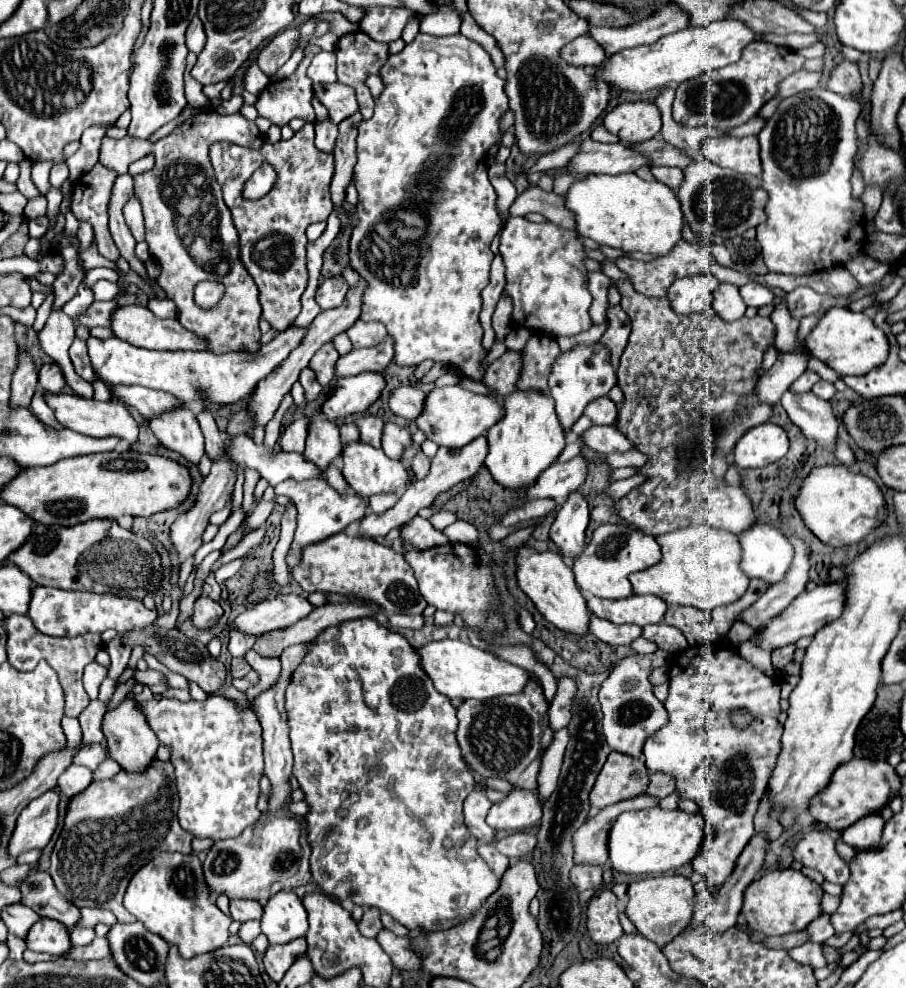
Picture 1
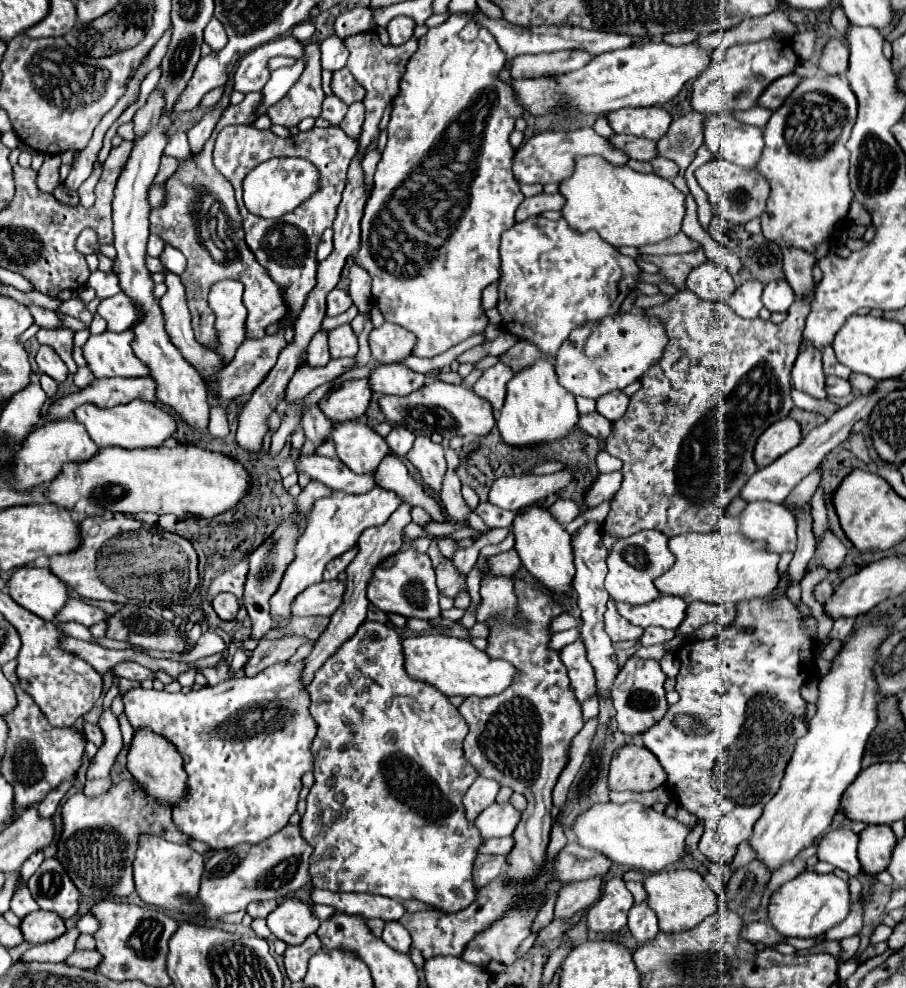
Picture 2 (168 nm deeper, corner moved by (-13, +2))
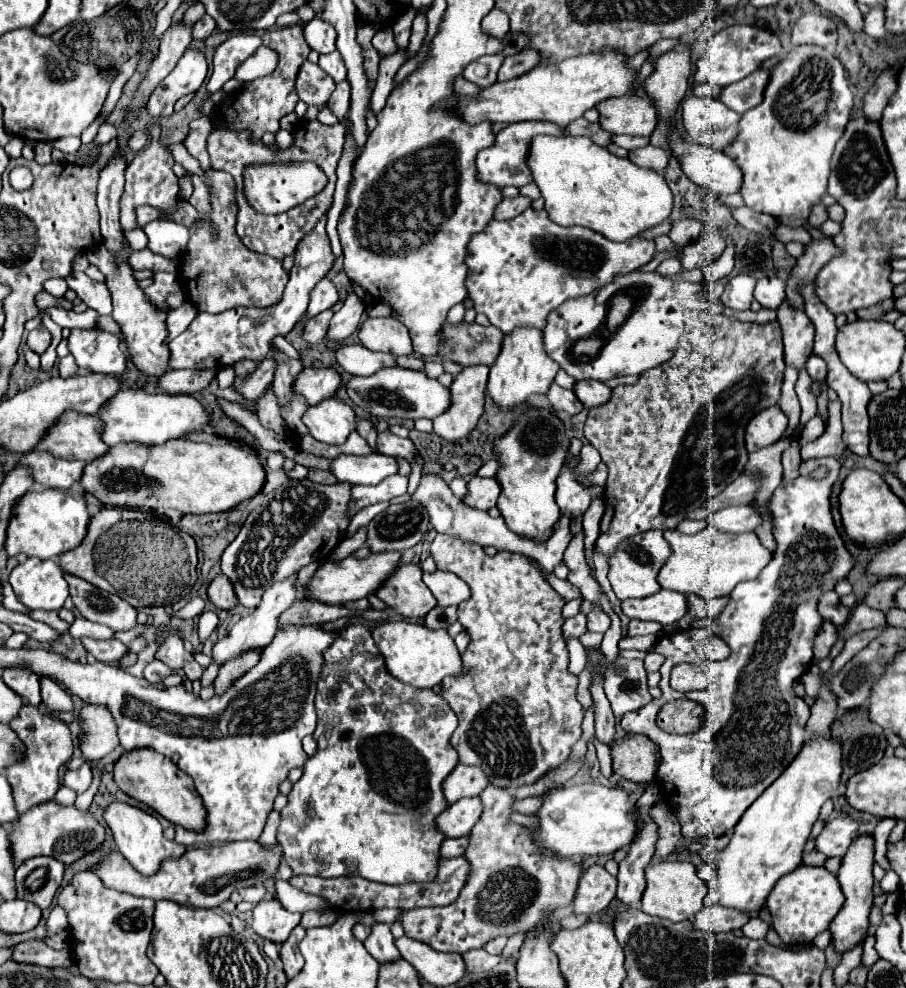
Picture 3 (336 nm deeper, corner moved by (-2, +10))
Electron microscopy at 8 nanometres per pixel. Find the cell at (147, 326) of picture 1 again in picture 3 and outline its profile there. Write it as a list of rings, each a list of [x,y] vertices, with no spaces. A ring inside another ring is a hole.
[[[73,272],[65,278],[67,286],[75,290],[75,294],[93,310],[97,310],[101,316],[111,314],[111,296],[105,286],[105,282],[91,280],[85,272]]]

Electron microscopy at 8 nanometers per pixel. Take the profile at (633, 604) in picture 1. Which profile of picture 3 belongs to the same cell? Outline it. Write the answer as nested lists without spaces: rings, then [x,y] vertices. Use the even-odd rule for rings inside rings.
[[[661,590],[647,598],[633,598],[623,602],[623,612],[629,618],[653,620],[659,624],[673,624],[687,614],[687,596],[673,590]],[[675,618],[675,620],[667,620]]]

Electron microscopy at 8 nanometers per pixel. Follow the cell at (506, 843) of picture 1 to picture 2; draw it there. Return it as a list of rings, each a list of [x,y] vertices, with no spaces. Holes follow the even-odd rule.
[[[508,836],[508,838],[492,838],[492,840],[486,840],[480,854],[504,854],[508,856],[510,850],[514,848],[514,838]]]

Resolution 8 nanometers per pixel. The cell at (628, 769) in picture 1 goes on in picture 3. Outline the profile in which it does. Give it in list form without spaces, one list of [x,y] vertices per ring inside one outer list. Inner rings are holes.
[[[627,734],[615,740],[613,750],[613,772],[621,778],[649,784],[655,780],[659,766],[659,748],[647,736]]]

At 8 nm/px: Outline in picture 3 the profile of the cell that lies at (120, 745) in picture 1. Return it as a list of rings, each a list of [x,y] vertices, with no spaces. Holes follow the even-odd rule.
[[[147,748],[127,752],[115,762],[115,782],[125,794],[151,806],[157,814],[167,818],[171,824],[189,828],[193,832],[201,832],[201,828],[205,828],[205,806],[201,804],[201,798],[197,798],[193,780],[189,778],[189,774],[181,772],[177,764],[171,762],[169,758]]]

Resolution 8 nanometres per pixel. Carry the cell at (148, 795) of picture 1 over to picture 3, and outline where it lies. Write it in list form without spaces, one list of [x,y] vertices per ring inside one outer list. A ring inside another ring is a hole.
[[[55,800],[21,814],[17,824],[13,826],[13,832],[9,834],[15,864],[21,864],[21,860],[33,856],[53,856],[61,860],[65,866],[71,866],[81,856],[95,850],[103,840],[105,828],[99,822],[95,822],[95,818],[89,812],[79,812],[75,806],[63,808]]]

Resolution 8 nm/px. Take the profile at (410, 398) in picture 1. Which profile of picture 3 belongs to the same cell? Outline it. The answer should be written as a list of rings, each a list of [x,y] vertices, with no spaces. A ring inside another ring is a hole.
[[[341,344],[335,350],[335,358],[353,376],[371,376],[385,366],[395,366],[393,354],[371,352],[363,344]]]

